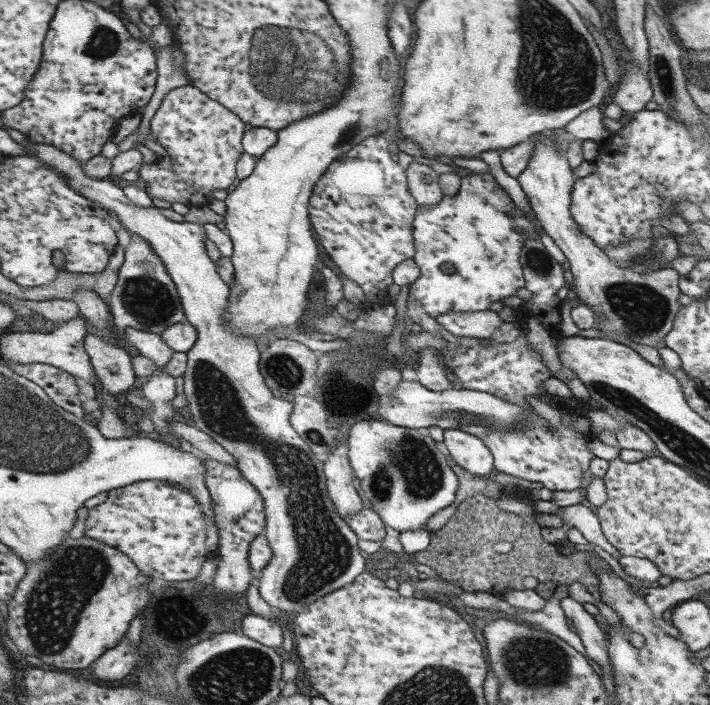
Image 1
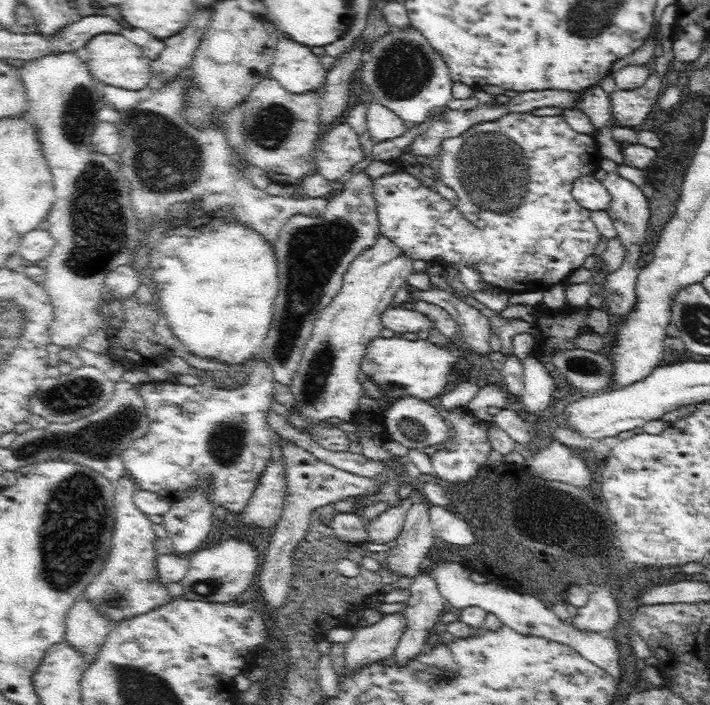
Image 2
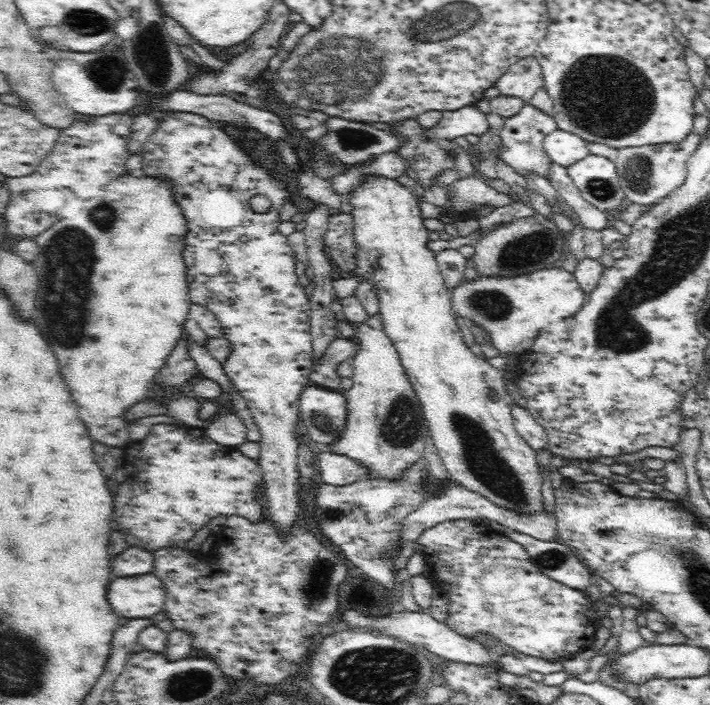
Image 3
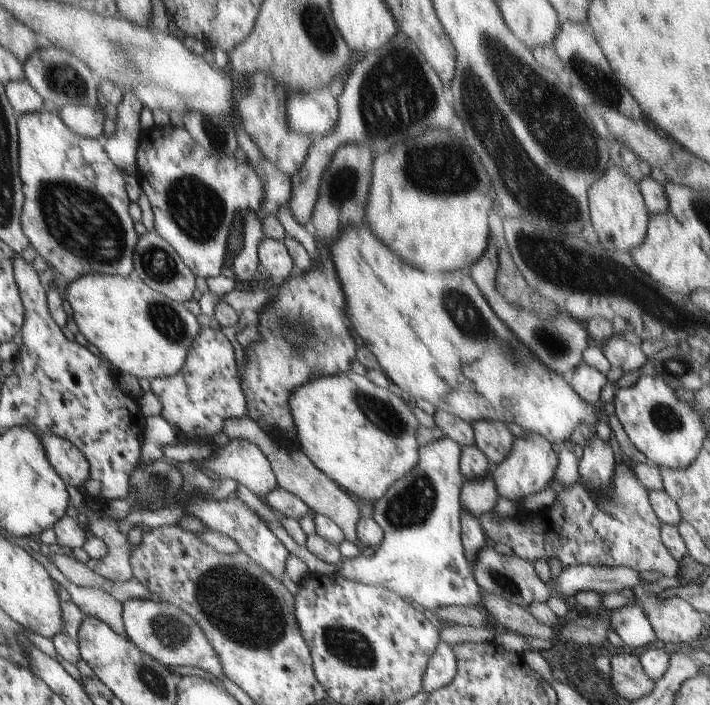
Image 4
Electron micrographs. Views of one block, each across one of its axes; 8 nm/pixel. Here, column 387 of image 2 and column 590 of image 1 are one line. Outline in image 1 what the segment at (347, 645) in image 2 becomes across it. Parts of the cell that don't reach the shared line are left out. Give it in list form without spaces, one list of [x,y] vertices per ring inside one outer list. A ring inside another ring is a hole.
[[[570,596],[562,598],[560,604],[565,617],[571,619],[574,623],[576,634],[580,636],[588,656],[591,656],[592,660],[596,660],[601,670],[606,670],[610,674],[610,678],[614,679],[613,668],[607,651],[606,636],[593,616],[586,612],[582,603]]]

